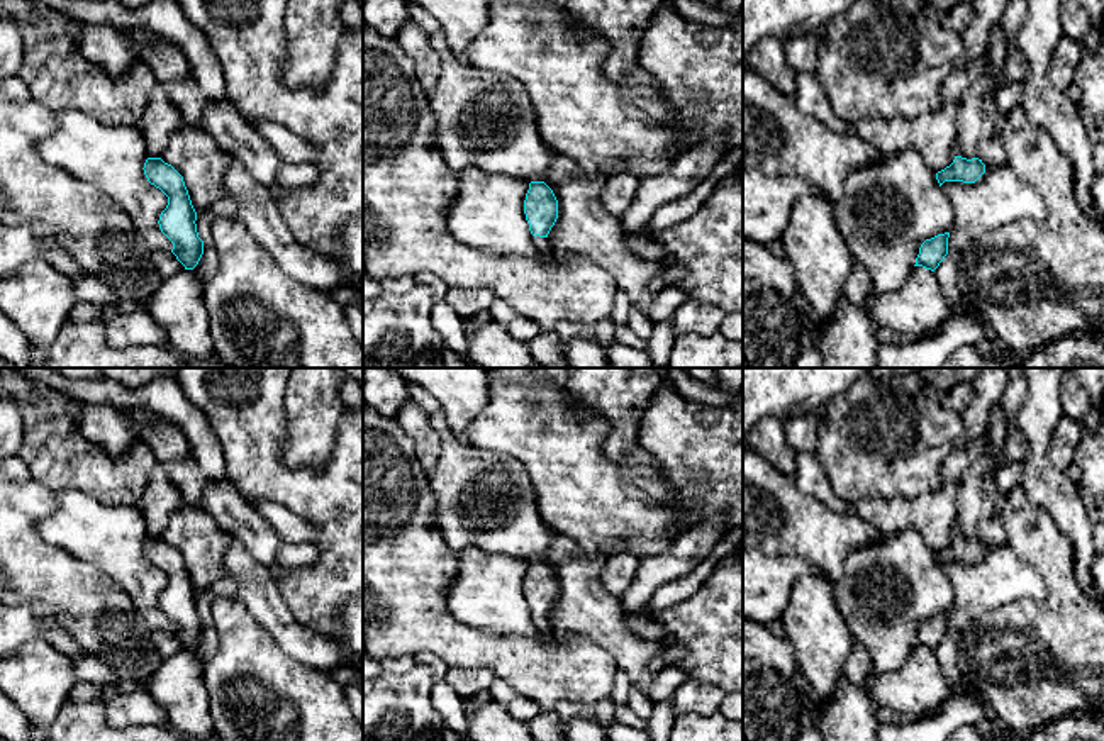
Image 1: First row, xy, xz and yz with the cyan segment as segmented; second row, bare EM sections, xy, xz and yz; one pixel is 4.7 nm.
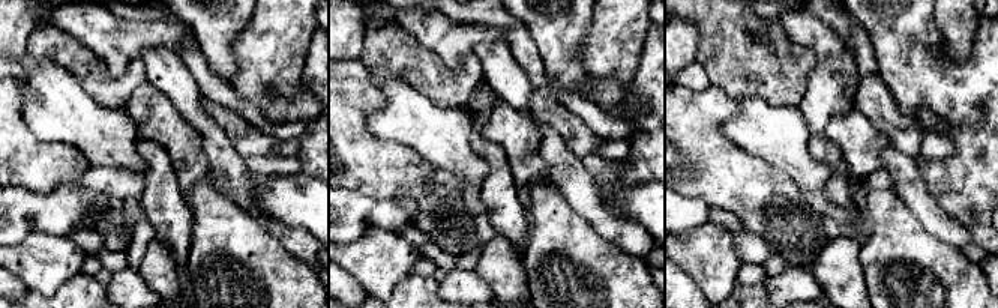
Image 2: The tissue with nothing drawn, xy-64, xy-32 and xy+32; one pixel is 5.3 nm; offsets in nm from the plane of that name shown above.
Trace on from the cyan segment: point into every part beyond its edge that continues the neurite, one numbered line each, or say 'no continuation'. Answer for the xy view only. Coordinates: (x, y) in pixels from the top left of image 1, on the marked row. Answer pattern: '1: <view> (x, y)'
1: xy (161, 117)

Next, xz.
1: xz (543, 245)

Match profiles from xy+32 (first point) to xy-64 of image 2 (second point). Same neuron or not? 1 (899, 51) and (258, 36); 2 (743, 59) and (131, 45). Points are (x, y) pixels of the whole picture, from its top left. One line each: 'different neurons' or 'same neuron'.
1: different neurons
2: different neurons

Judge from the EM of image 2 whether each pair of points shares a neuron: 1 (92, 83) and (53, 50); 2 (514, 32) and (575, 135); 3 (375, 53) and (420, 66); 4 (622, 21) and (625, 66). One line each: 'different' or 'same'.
1: same
2: different
3: same
4: same

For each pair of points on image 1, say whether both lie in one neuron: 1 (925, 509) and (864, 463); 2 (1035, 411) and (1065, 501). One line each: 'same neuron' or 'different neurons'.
1: different neurons
2: same neuron

